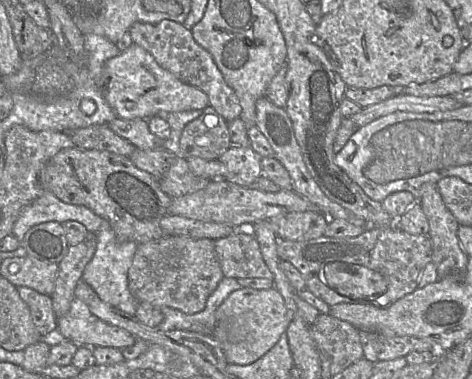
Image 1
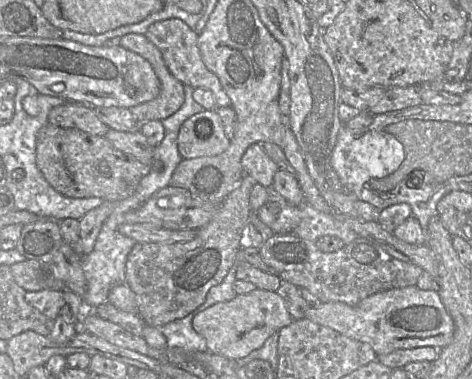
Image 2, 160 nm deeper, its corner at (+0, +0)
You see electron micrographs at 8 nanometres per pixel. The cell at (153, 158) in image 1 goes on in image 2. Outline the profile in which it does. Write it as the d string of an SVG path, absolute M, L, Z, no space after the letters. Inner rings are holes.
M109 129L104 137L119 151L131 155L145 165L152 165L153 167L155 147L148 143L147 138L141 133L141 130L123 132Z

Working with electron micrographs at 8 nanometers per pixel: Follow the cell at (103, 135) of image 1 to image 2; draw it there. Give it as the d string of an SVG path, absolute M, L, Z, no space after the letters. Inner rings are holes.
M72 101L52 108L48 114L48 123L62 128L75 128L100 137L105 136L110 129L99 120L94 107Z

